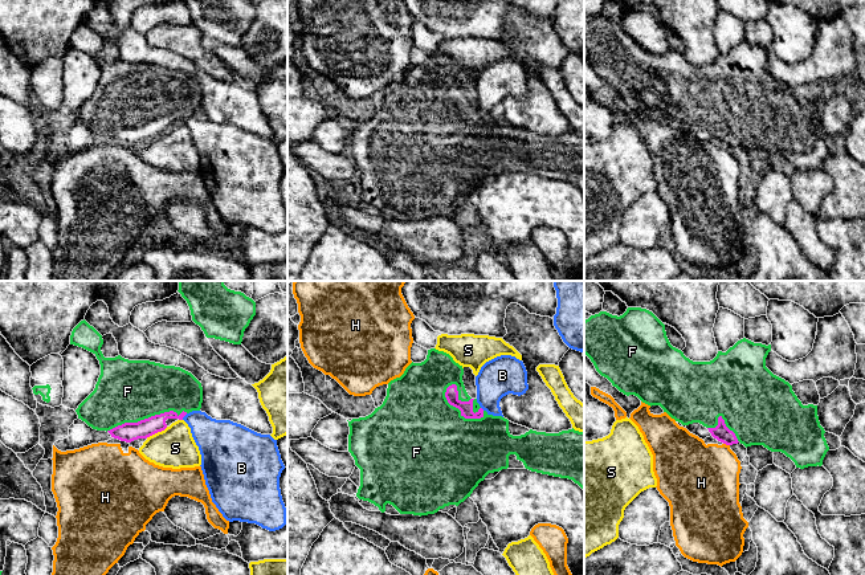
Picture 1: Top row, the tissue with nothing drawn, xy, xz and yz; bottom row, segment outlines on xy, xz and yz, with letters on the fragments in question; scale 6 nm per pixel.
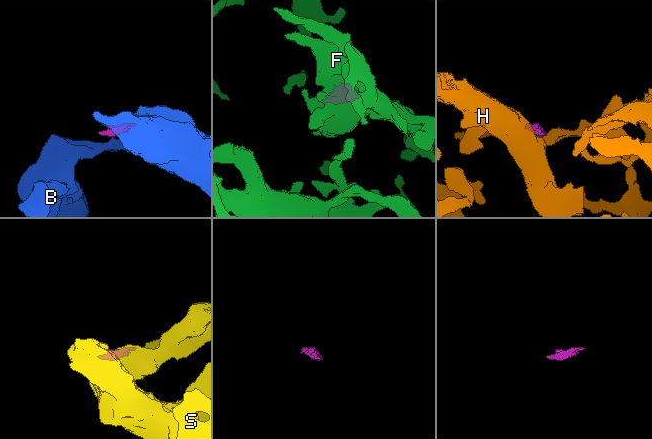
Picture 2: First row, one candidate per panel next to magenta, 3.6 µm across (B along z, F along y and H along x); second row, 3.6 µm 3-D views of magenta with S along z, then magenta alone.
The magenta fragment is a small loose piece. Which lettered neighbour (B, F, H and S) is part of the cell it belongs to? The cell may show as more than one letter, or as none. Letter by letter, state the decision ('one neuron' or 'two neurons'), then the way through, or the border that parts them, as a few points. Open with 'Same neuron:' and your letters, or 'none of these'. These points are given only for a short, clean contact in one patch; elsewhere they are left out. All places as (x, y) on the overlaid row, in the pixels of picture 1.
Same neuron: F
B: two neurons | along xy (187, 414), (182, 419)
F: one neuron
H: two neurons | along yz (723, 443), (729, 445)
S: two neurons | along xy (167, 427), (146, 437)

